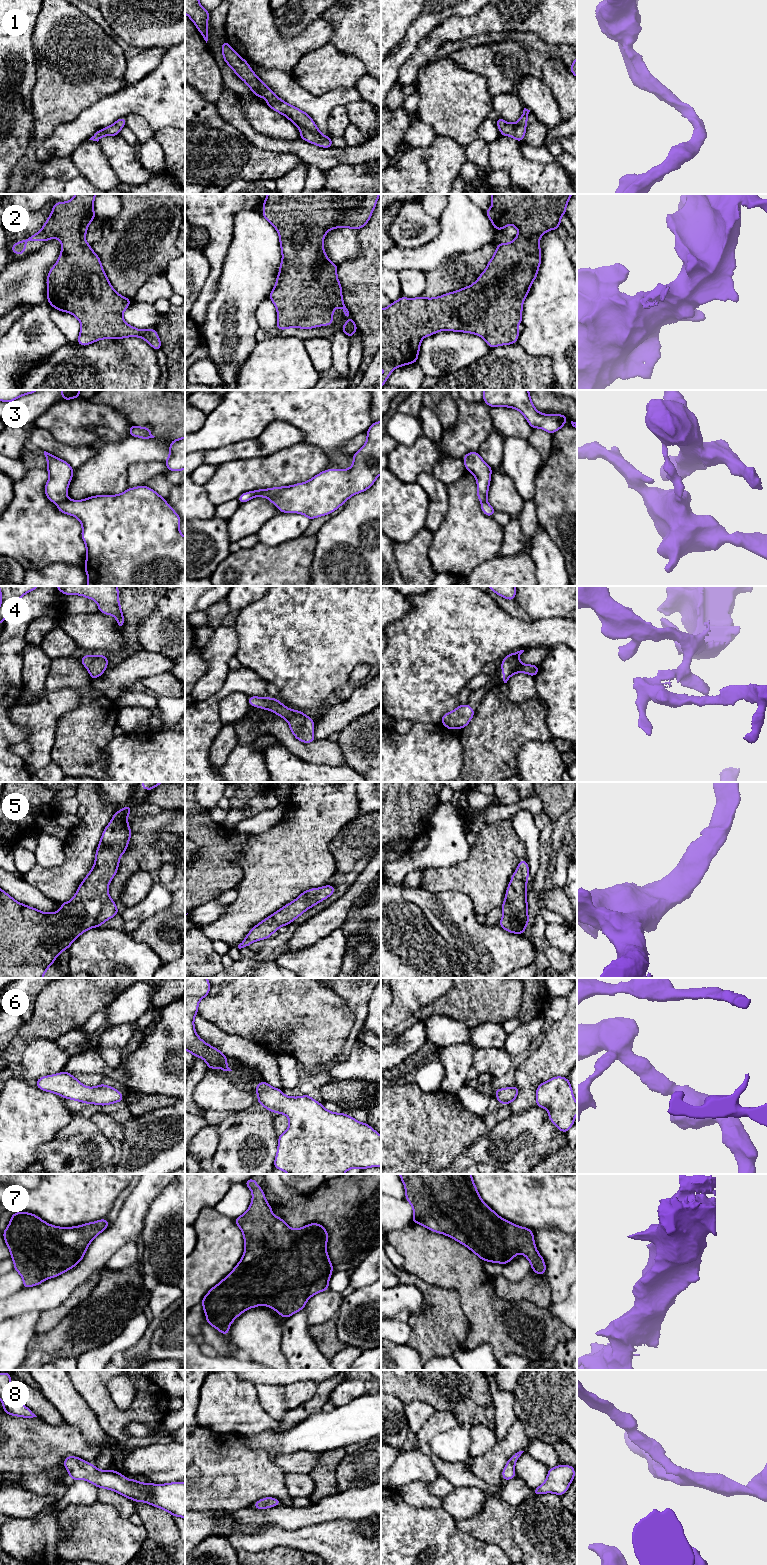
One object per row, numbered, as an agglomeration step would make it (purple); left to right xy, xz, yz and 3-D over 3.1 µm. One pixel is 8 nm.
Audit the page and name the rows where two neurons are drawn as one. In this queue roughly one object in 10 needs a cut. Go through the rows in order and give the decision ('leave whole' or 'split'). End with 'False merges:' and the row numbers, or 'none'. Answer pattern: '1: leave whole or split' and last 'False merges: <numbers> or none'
1: leave whole
2: leave whole
3: split
4: leave whole
5: leave whole
6: leave whole
7: leave whole
8: leave whole
False merges: 3

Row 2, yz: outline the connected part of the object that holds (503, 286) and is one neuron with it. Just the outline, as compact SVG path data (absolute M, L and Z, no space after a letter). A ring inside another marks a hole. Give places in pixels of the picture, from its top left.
M491 194L492 207L485 211L496 230L503 230L508 225L518 229L516 238L511 243L498 243L487 268L470 286L439 297L406 298L402 296L388 307L381 309L381 388L385 385L392 371L401 366L417 363L423 337L448 330L476 334L483 338L490 349L515 344L520 332L517 326L522 323L523 302L529 294L533 281L537 278L541 264L540 237L549 230L557 230L561 226L560 217L567 215L566 206L573 194Z

